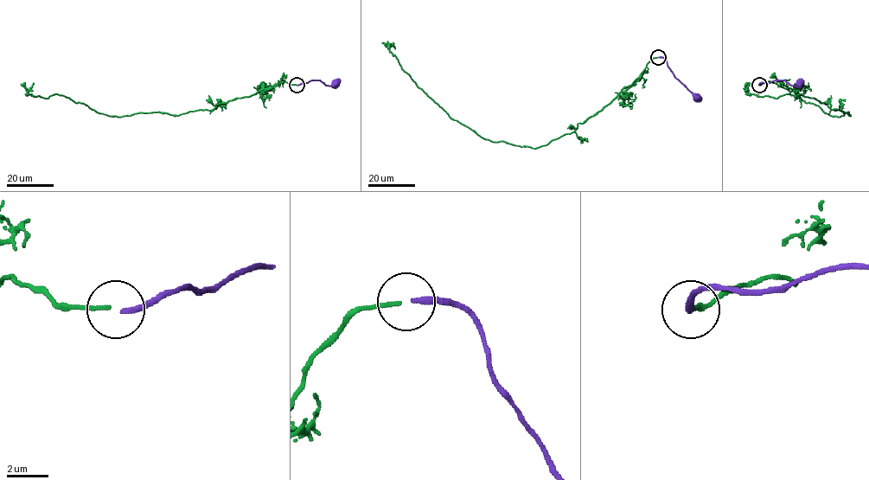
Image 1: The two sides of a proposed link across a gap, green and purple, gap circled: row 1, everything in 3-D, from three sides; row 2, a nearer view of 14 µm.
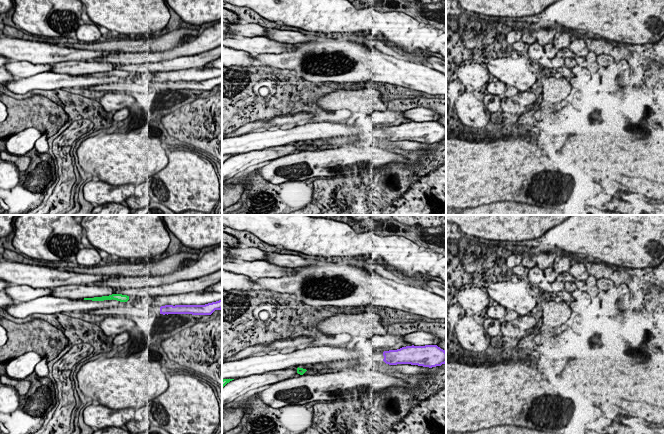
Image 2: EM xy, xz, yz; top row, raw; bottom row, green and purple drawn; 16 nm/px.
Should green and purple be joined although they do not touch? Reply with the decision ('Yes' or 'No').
No

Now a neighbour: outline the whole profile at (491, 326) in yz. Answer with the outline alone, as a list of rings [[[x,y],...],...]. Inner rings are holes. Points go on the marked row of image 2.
[[[486,318],[483,323],[484,331],[487,333],[492,339],[495,339],[500,335],[500,326],[501,321],[492,318]]]

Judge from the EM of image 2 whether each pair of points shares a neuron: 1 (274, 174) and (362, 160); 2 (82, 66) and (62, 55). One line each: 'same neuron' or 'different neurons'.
1: same neuron
2: different neurons

